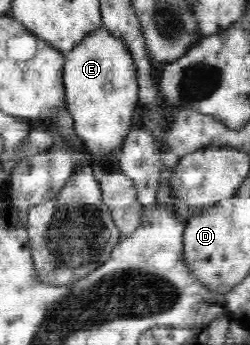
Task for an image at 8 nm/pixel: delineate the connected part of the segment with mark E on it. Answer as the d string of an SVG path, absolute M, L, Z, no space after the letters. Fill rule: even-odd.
M104 28L94 29L90 36L86 36L78 43L65 58L64 90L67 102L67 111L73 118L75 131L74 140L81 146L85 156L110 156L108 150L118 150L124 145L126 136L130 134L132 116L139 103L138 68L135 59L130 55L126 43L114 36Z

